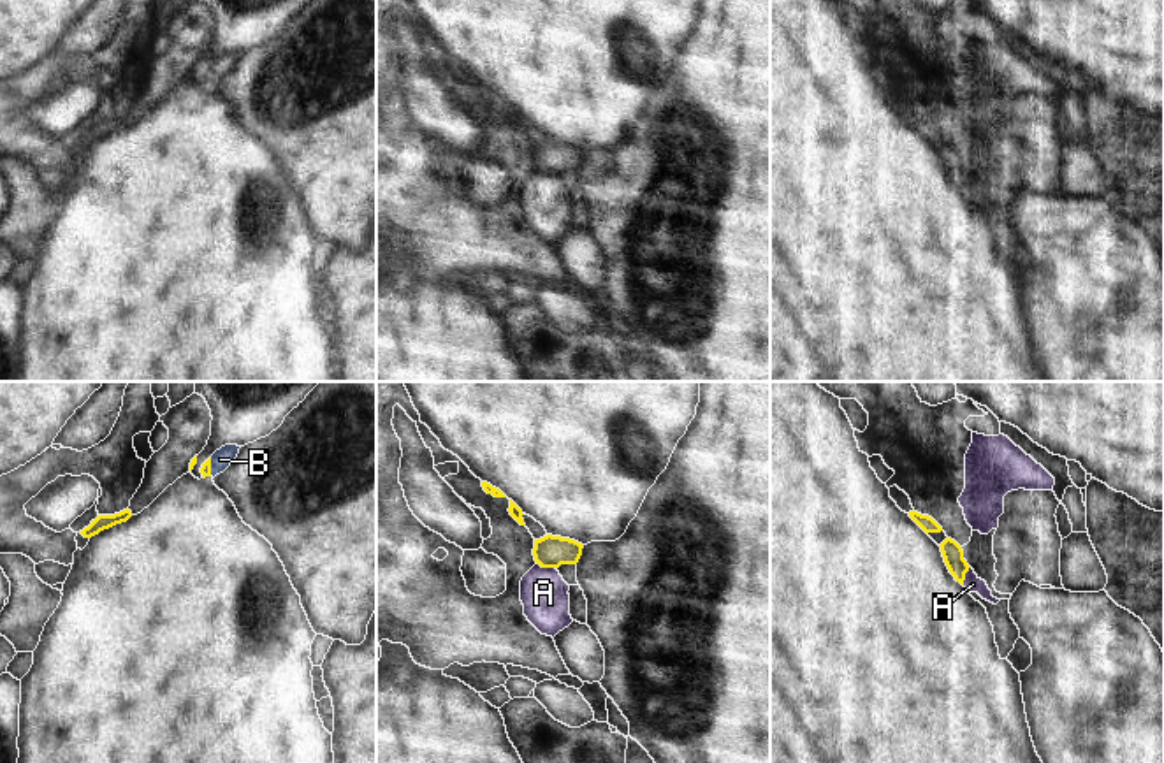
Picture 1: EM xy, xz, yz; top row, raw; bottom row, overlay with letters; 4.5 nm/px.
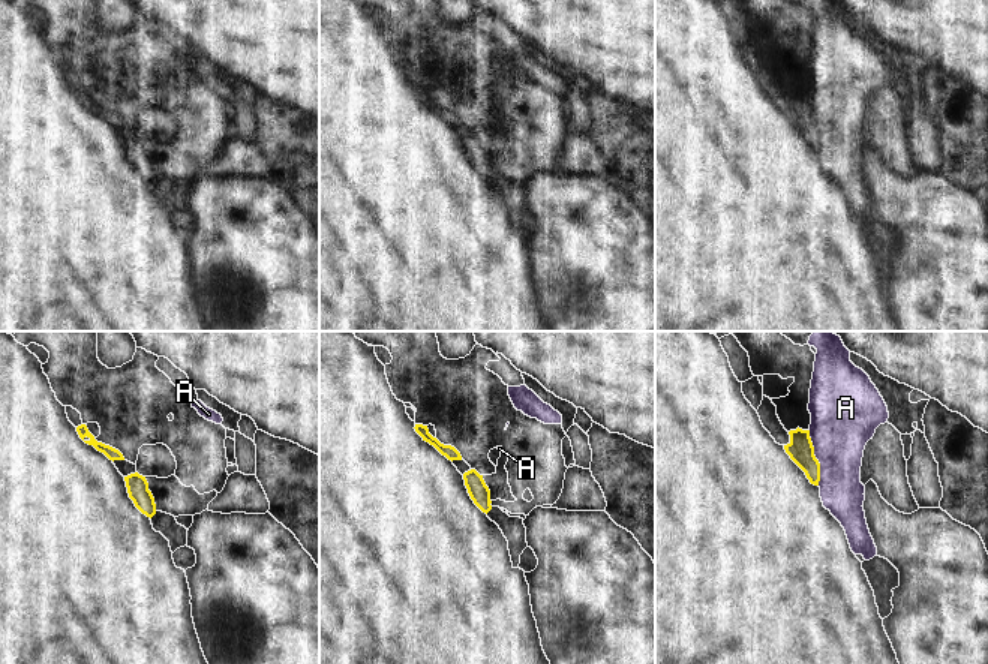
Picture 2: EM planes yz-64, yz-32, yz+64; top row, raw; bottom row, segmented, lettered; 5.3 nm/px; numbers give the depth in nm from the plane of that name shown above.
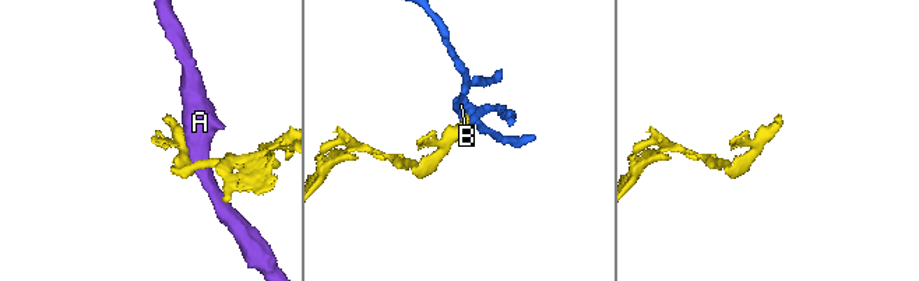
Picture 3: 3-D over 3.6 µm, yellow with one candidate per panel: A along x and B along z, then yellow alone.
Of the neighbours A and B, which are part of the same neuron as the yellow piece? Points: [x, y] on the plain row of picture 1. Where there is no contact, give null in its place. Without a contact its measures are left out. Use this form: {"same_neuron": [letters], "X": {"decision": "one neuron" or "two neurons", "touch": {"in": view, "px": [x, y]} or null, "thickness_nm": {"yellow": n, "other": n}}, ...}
{"same_neuron": [], "A": {"decision": "two neurons", "touch": {"in": "xz", "px": [545, 173]}, "thickness_nm": {"yellow": 140, "other": 220}}, "B": {"decision": "two neurons", "touch": {"in": "xy", "px": [210, 72]}, "thickness_nm": {"yellow": 50, "other": 90}}}

